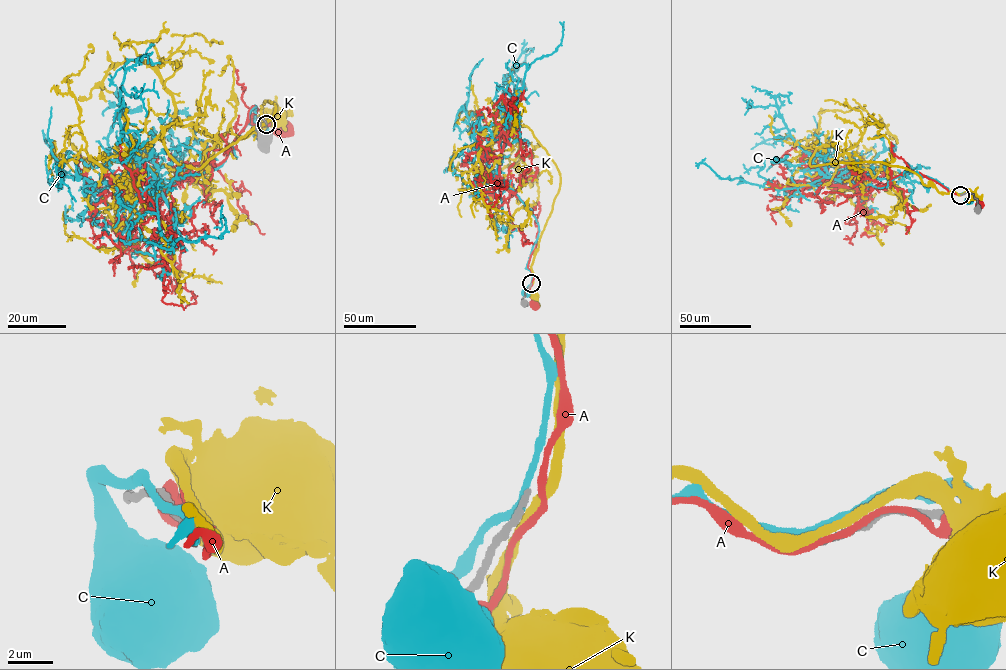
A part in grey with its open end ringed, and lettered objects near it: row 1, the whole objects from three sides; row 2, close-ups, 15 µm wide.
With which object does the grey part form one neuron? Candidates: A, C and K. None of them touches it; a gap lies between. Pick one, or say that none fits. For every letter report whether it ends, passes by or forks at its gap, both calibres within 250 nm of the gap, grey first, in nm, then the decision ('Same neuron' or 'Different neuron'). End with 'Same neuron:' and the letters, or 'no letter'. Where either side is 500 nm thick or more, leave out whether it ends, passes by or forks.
A: It passes by. Thickness 280 nm (grey) against 300 nm. Different neuron
C: It passes by. Thickness 280 nm (grey) against 300 nm. Different neuron
K: It passes by. Thickness 280 nm (grey) against 440 nm. Different neuron
Same neuron: no letter

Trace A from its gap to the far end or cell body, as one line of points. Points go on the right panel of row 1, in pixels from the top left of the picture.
A: (960, 195), (971, 194), (979, 204)

